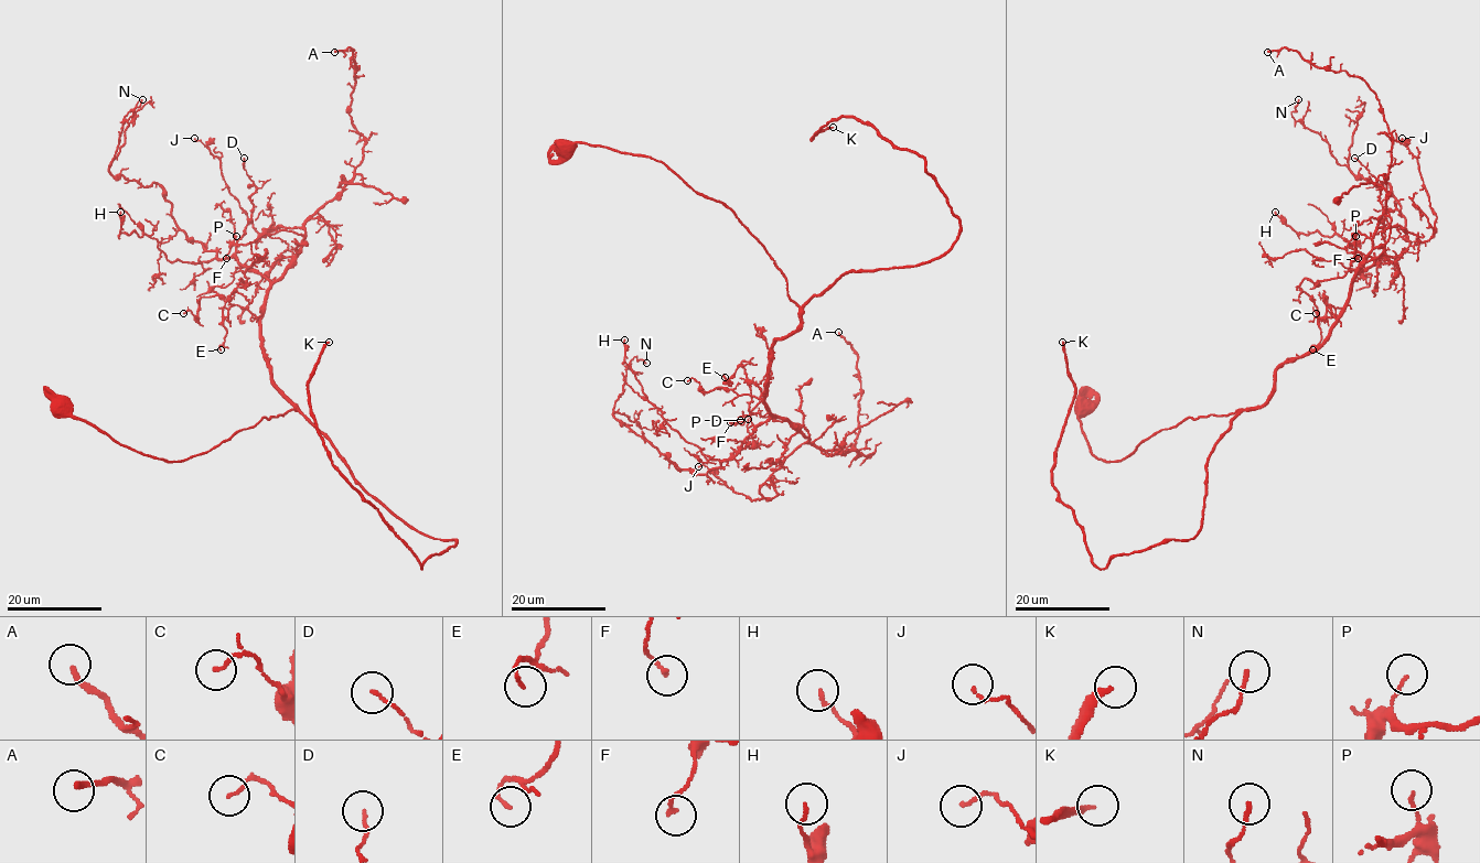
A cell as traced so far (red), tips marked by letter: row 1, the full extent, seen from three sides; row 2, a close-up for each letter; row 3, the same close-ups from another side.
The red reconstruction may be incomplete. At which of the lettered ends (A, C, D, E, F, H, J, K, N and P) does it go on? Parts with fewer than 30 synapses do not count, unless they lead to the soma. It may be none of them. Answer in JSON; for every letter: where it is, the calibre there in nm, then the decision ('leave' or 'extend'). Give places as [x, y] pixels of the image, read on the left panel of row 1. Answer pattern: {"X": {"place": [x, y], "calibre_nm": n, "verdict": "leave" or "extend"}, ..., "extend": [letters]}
{"A": {"place": [334, 52], "calibre_nm": 200, "verdict": "leave"}, "C": {"place": [183, 313], "calibre_nm": 110, "verdict": "leave"}, "D": {"place": [244, 158], "calibre_nm": 100, "verdict": "leave"}, "E": {"place": [221, 349], "calibre_nm": 110, "verdict": "leave"}, "F": {"place": [226, 258], "calibre_nm": 150, "verdict": "leave"}, "H": {"place": [120, 212], "calibre_nm": 130, "verdict": "leave"}, "J": {"place": [194, 138], "calibre_nm": 110, "verdict": "leave"}, "K": {"place": [329, 342], "calibre_nm": 240, "verdict": "extend"}, "N": {"place": [142, 99], "calibre_nm": 130, "verdict": "leave"}, "P": {"place": [236, 236], "calibre_nm": 110, "verdict": "leave"}, "extend": ["K"]}

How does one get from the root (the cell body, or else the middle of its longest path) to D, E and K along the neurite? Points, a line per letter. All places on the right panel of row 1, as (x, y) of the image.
D: (1082, 405), (1105, 461), (1262, 406), (1384, 254), (1380, 185), (1354, 158)
E: (1082, 405), (1105, 461), (1262, 406), (1360, 268), (1301, 281), (1312, 349)
K: (1082, 405), (1105, 461), (1241, 409), (1208, 460), (1192, 538), (1093, 563), (1052, 485), (1074, 395), (1062, 342)

